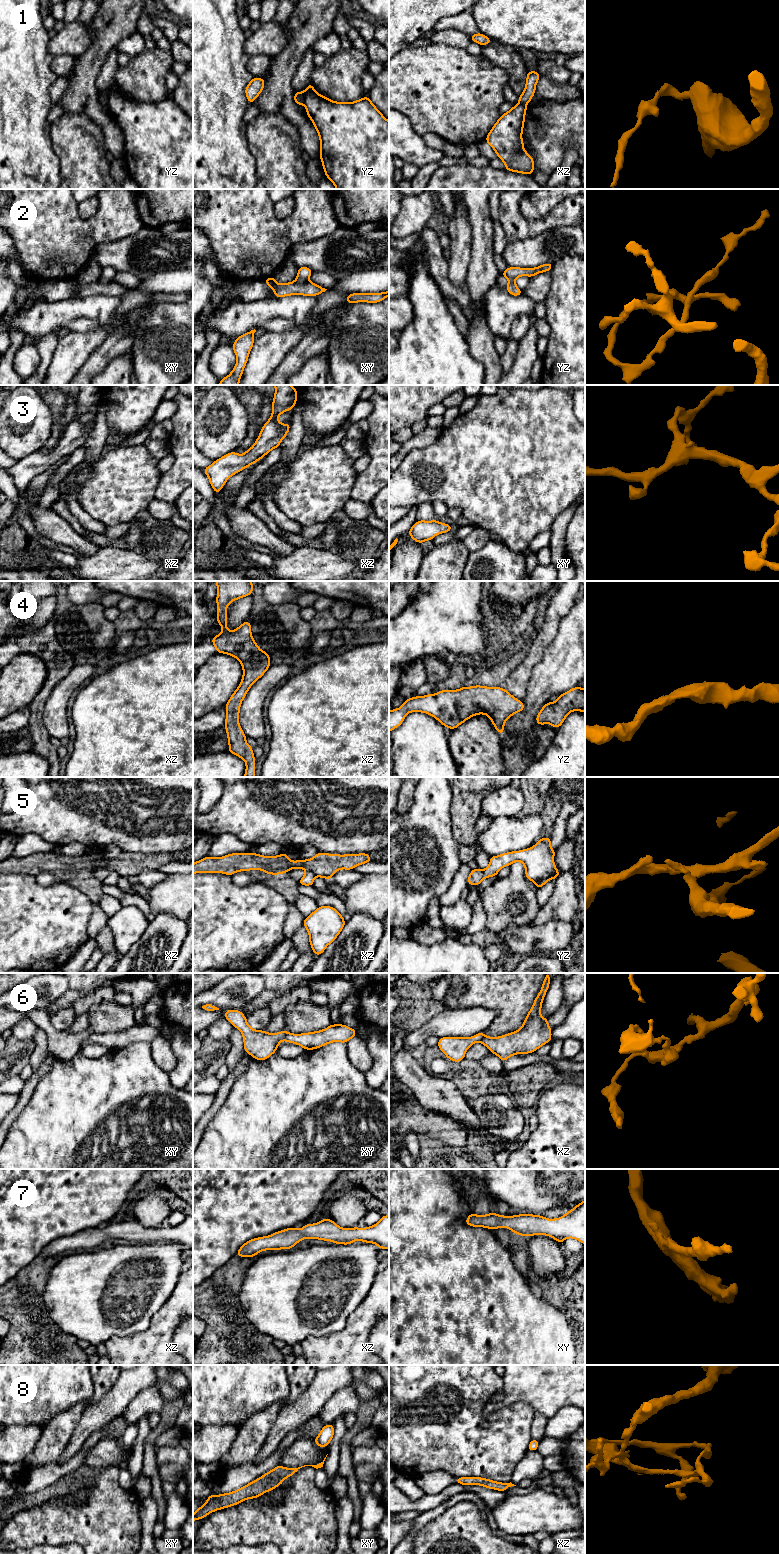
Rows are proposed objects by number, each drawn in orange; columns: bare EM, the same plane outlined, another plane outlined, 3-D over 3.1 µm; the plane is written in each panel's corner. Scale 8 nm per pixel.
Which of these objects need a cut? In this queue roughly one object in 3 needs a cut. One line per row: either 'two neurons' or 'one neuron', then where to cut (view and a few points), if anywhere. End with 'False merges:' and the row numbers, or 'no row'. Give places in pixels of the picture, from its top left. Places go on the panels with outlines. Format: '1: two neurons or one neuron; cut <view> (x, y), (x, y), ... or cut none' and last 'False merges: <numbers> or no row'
1: two neurons; cut yz (303, 92), (304, 103)
2: two neurons; cut xy (296, 280), (300, 282), (306, 281)
3: one neuron; cut none
4: one neuron; cut none
5: two neurons; cut xz (307, 869), (315, 875)
6: two neurons; cut xy (287, 1032), (284, 1038)
7: one neuron; cut none
8: one neuron; cut none
False merges: 1, 2, 5, 6

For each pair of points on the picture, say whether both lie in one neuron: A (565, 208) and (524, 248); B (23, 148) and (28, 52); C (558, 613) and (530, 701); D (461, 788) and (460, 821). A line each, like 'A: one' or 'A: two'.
A: two
B: one
C: two
D: one

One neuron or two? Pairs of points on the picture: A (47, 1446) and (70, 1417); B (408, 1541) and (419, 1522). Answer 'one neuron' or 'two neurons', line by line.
A: one neuron
B: one neuron

